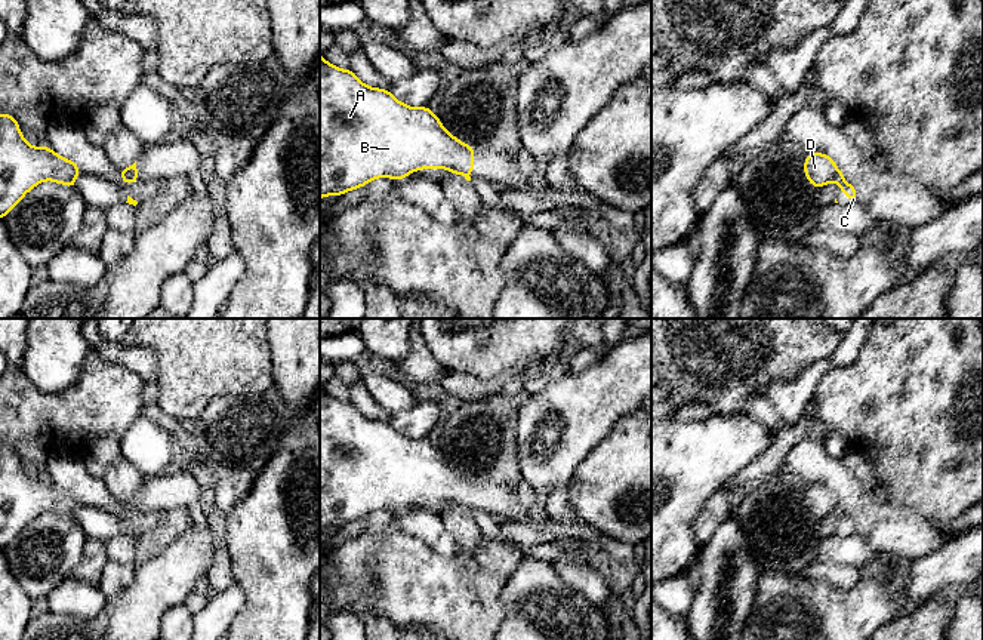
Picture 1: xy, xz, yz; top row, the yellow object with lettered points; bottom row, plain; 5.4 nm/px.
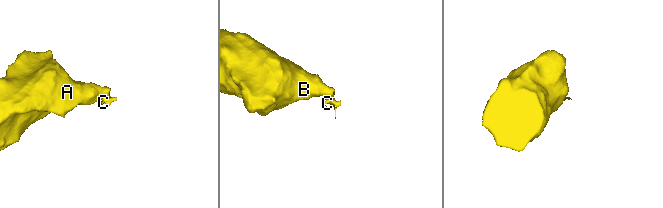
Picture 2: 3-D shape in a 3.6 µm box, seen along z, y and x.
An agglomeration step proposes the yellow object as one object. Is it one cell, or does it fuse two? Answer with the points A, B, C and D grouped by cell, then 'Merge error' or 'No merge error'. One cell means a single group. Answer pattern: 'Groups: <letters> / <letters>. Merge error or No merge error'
Groups: A B D / C. Merge error

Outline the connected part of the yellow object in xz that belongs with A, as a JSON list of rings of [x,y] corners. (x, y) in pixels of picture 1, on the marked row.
[[[320,55],[320,199],[342,196],[376,178],[404,179],[422,169],[468,175],[475,169],[474,154],[474,147],[450,135],[428,107],[409,107],[389,90],[366,86],[351,70],[338,68]]]

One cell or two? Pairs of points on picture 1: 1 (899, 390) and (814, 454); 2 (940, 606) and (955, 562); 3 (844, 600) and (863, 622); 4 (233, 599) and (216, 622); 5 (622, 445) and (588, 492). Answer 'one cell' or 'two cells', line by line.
1: two cells
2: two cells
3: one cell
4: one cell
5: one cell

